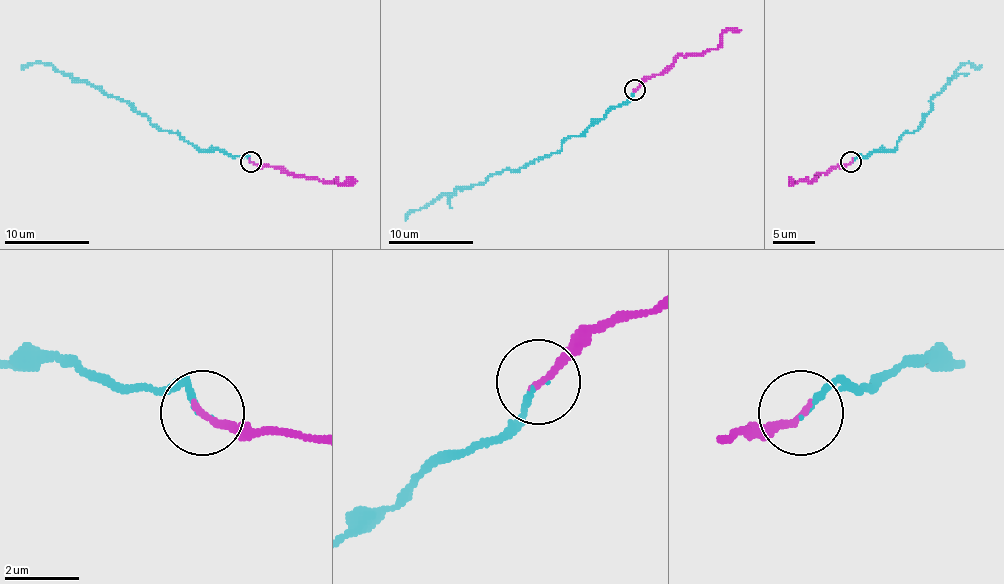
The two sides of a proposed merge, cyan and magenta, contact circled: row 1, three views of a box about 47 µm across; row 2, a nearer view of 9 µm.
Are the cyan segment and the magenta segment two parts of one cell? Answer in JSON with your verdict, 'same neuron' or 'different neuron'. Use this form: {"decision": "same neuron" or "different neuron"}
{"decision": "same neuron"}

